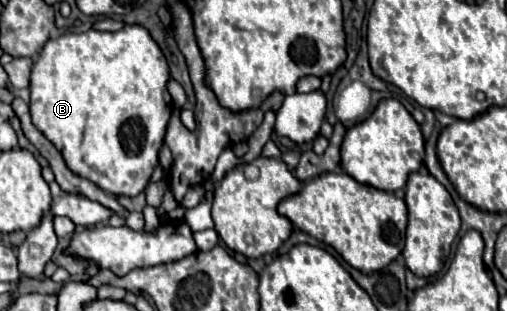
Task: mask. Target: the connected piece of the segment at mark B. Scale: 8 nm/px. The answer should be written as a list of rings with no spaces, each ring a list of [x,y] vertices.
[[[125,26],[119,32],[89,30],[83,34],[63,34],[47,40],[31,72],[29,112],[33,124],[63,154],[67,168],[97,184],[113,196],[137,196],[149,184],[159,164],[165,128],[171,116],[171,96],[167,92],[169,68],[157,42],[143,26]]]

